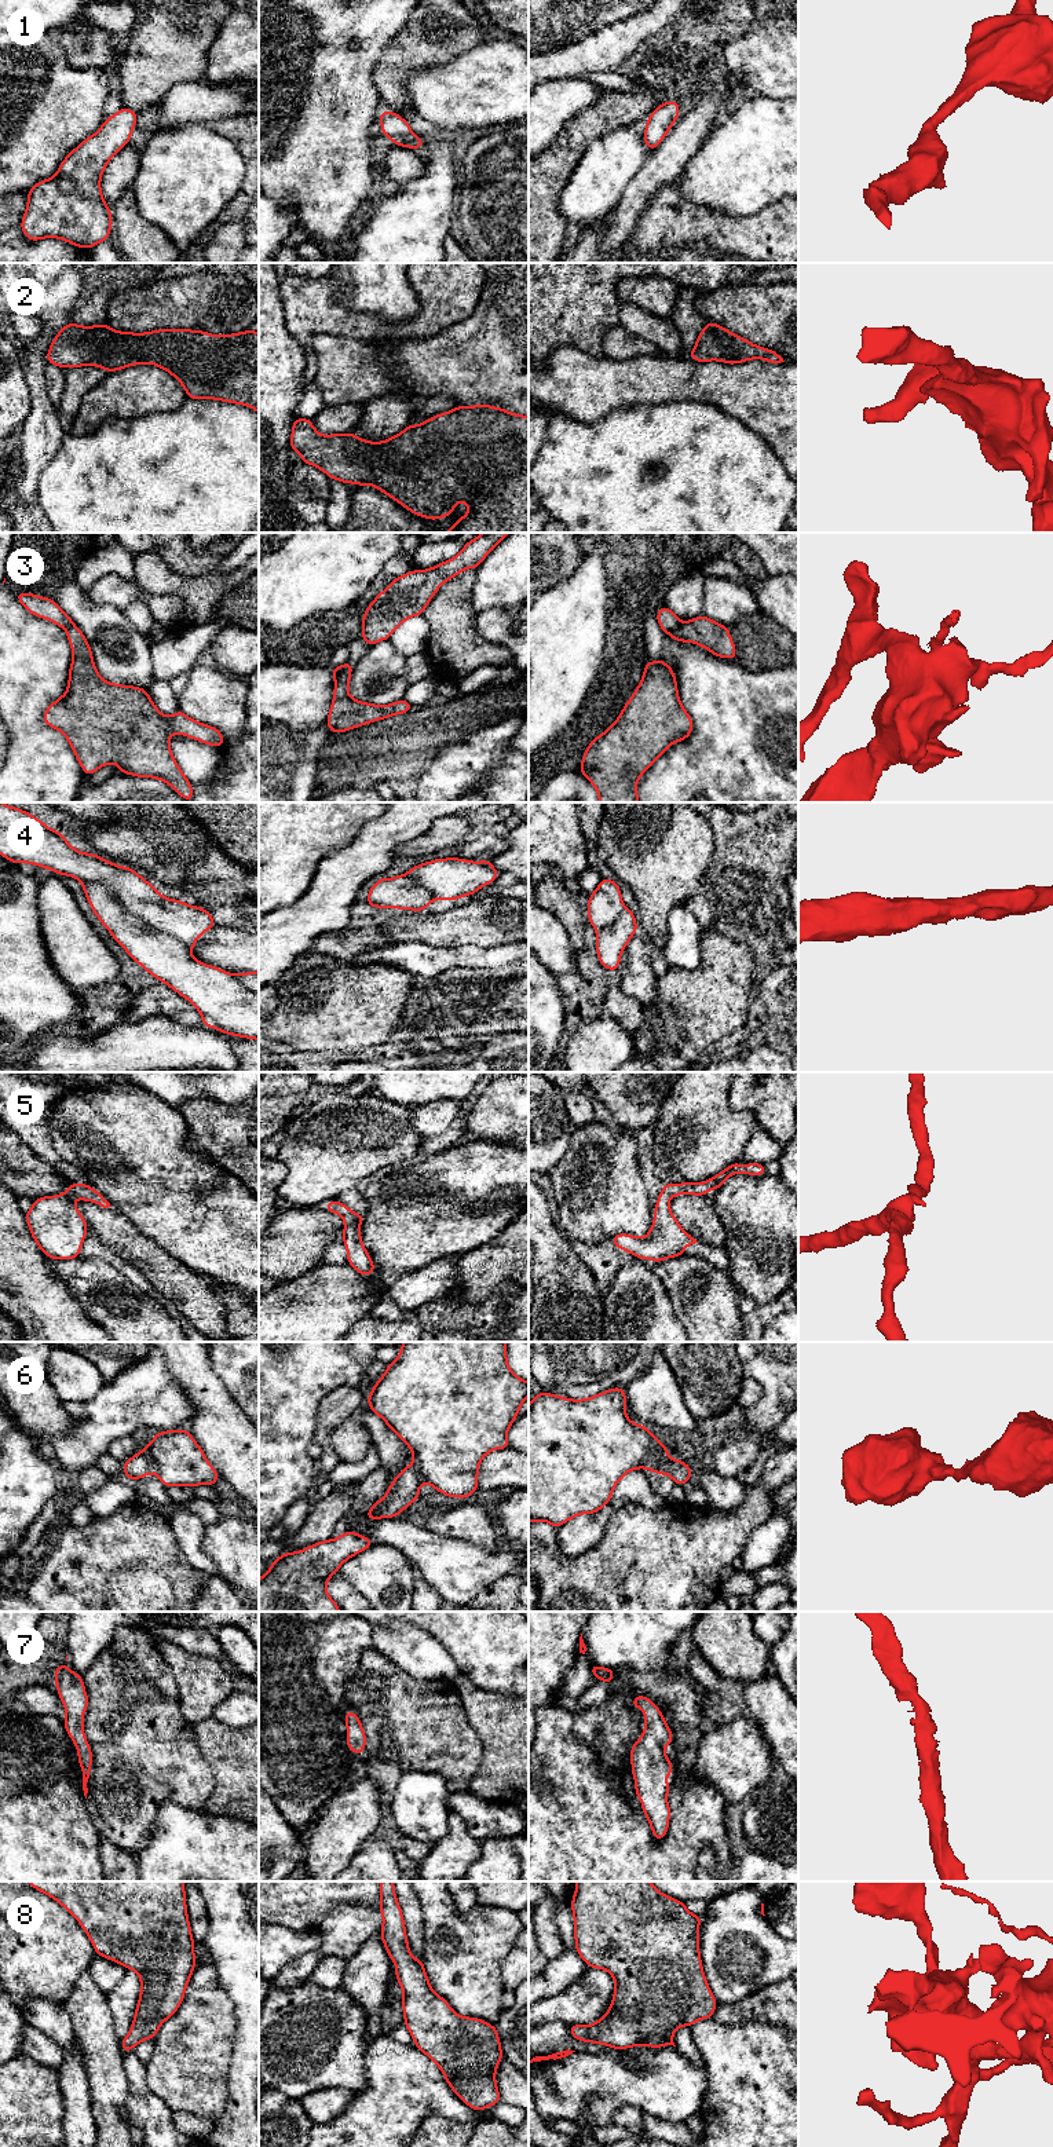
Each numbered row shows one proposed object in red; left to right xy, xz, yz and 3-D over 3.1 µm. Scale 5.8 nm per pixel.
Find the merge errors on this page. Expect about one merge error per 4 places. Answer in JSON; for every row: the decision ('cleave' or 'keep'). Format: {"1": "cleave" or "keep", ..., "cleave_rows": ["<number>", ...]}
{"1": "keep", "2": "keep", "3": "cleave", "4": "keep", "5": "keep", "6": "keep", "7": "keep", "8": "keep", "cleave_rows": ["3"]}

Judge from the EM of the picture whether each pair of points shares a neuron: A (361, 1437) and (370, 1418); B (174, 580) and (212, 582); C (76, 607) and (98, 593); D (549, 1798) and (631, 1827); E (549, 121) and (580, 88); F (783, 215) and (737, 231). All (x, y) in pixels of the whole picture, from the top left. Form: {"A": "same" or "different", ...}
{"A": "different", "B": "same", "C": "different", "D": "same", "E": "same", "F": "same"}

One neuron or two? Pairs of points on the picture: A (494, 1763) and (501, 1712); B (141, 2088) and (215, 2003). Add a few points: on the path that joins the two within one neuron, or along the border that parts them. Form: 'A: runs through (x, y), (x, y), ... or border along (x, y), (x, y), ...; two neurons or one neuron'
A: runs through (501, 1751), (501, 1725); one neuron
B: border along (145, 2065), (146, 2085), (167, 2105); two neurons

